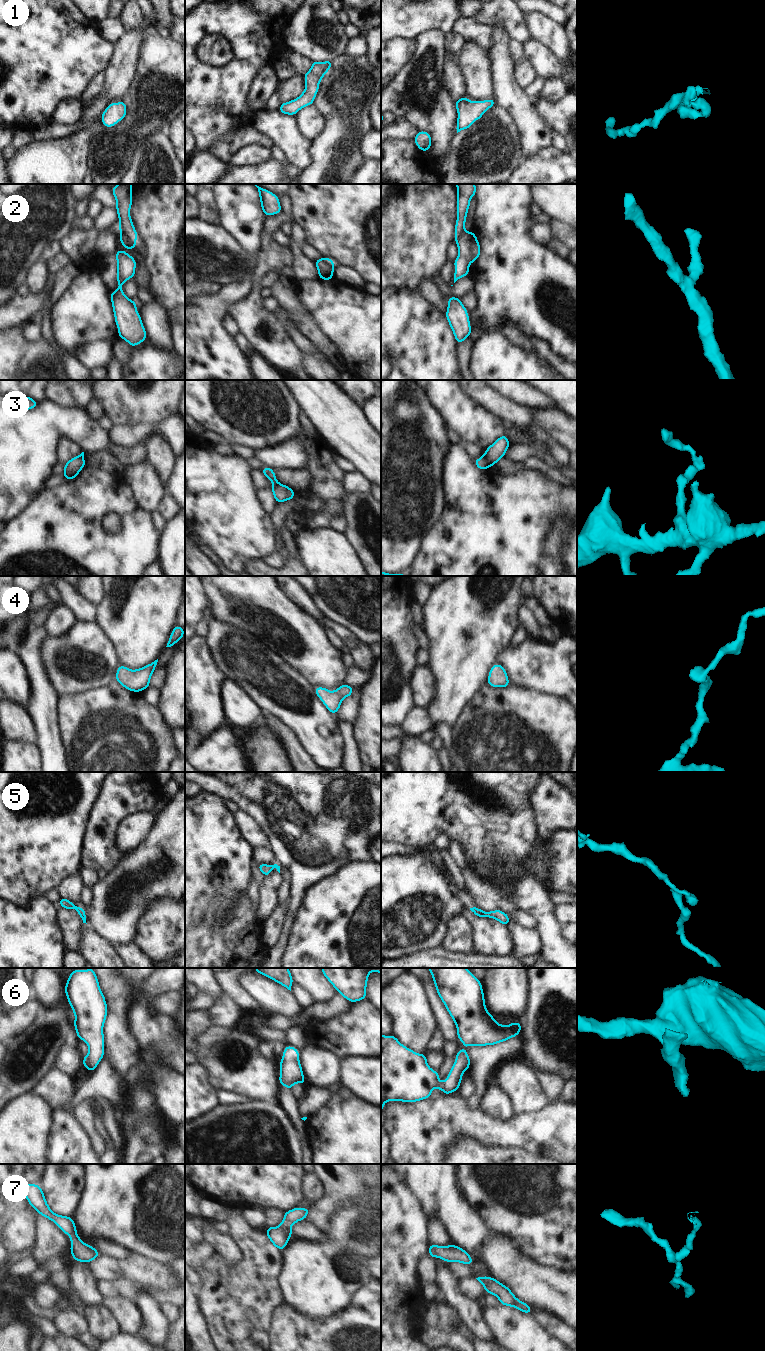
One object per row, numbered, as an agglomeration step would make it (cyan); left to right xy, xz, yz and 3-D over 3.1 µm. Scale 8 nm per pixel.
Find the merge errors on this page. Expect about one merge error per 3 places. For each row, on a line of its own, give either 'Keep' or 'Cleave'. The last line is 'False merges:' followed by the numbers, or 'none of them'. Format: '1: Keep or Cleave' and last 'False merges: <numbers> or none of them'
1: Keep
2: Cleave
3: Cleave
4: Keep
5: Cleave
6: Keep
7: Keep
False merges: 2, 3, 5.

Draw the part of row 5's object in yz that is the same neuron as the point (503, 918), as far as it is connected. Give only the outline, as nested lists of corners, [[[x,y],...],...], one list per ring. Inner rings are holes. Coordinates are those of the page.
[[[494,910],[491,912],[484,912],[485,916],[488,918],[494,918],[498,920],[501,924],[508,926],[510,921],[509,916],[501,910]]]

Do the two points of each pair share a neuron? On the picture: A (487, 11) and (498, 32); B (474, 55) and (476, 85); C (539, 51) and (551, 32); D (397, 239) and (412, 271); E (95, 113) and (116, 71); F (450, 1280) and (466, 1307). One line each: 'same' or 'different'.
A: different
B: same
C: different
D: same
E: same
F: same

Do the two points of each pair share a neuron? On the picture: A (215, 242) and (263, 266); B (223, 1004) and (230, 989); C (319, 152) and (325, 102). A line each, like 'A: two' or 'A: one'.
A: two
B: two
C: one

